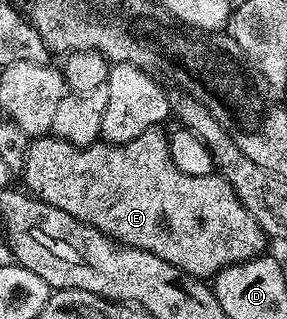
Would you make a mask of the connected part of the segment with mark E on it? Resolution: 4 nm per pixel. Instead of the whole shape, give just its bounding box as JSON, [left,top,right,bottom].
[21,127,268,279]

